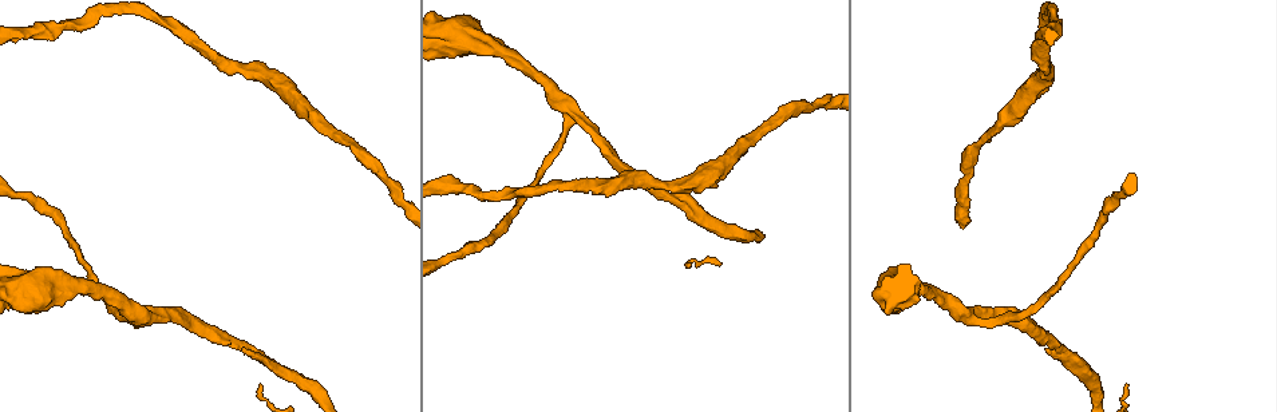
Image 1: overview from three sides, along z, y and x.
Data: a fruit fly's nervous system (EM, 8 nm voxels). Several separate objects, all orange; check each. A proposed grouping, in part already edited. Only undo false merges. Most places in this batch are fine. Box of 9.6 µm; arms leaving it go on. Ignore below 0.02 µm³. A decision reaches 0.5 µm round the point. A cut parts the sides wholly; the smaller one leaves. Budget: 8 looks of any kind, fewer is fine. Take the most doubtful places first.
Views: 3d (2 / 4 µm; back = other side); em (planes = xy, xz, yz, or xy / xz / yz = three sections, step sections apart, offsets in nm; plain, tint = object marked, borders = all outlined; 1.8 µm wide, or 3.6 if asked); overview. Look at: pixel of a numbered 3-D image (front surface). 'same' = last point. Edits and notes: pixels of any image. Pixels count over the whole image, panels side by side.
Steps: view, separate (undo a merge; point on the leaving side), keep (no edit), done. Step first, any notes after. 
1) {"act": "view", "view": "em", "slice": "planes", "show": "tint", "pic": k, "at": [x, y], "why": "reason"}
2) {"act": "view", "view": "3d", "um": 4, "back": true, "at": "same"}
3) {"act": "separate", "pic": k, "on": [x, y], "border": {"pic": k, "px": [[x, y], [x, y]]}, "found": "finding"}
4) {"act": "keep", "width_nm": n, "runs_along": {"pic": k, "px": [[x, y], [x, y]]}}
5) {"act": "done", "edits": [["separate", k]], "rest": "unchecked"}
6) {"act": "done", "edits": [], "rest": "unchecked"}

{"act": "view", "view": "em", "slice": "xy", "step": 8, "show": "tint", "pic": 1, "at": [966, 315], "why": "sudden change in width"}

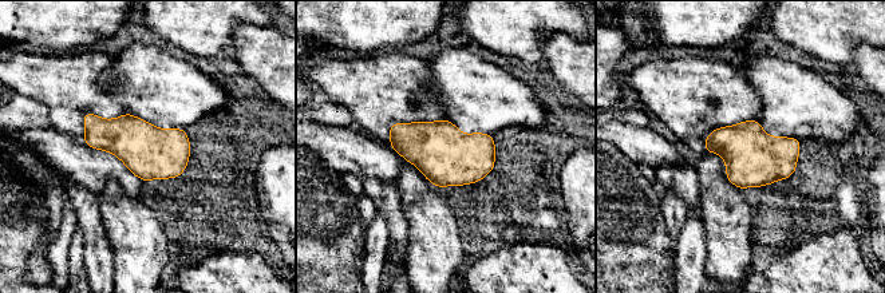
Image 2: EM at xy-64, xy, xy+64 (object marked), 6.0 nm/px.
{"act": "view", "view": "em", "slice": "planes", "show": "tint", "at": "same"}

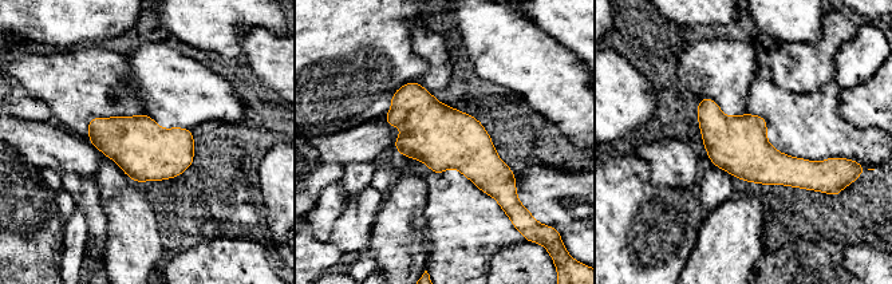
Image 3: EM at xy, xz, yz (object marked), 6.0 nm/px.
{"act": "keep", "found": "all the same cell"}

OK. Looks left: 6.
{"act": "view", "view": "em", "slice": "xy", "step": 8, "show": "tint", "pic": 1, "at": [692, 182], "why": "thick turns thin"}

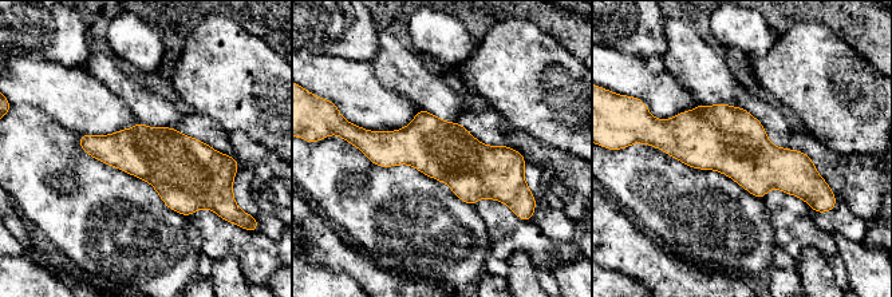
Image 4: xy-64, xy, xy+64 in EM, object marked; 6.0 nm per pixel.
{"act": "keep", "runs_along": {"pic": 4, "px": [[362, 143], [521, 163]]}, "found": "one cell here"}

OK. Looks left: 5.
{"act": "view", "view": "em", "um": 3.6, "slice": "xy", "step": 8, "show": "tint", "pic": 1, "at": [900, 291], "why": "thick turns thin"}

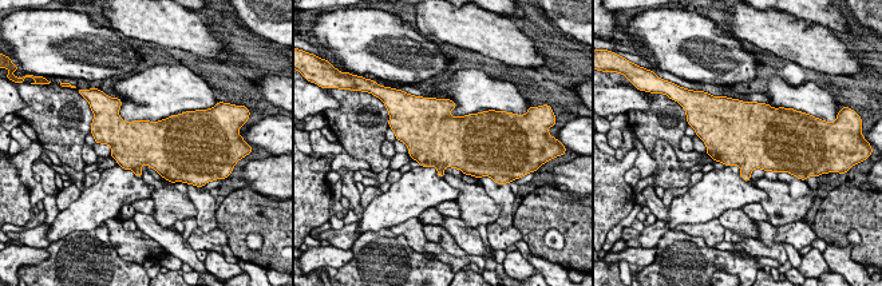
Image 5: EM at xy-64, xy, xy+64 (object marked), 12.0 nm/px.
{"act": "view", "view": "em", "um": 3.6, "slice": "planes", "show": "borders", "at": "same", "why": "another direction"}

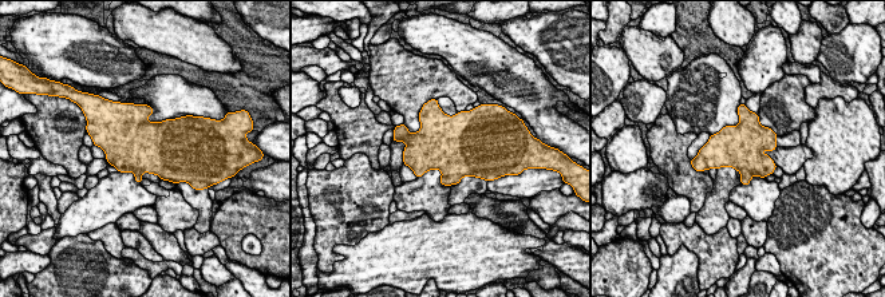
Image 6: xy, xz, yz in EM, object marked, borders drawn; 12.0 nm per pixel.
{"act": "keep", "found": "continuous, no second cell"}

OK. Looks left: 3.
{"act": "done", "edits": [], "rest": "unchecked"}

